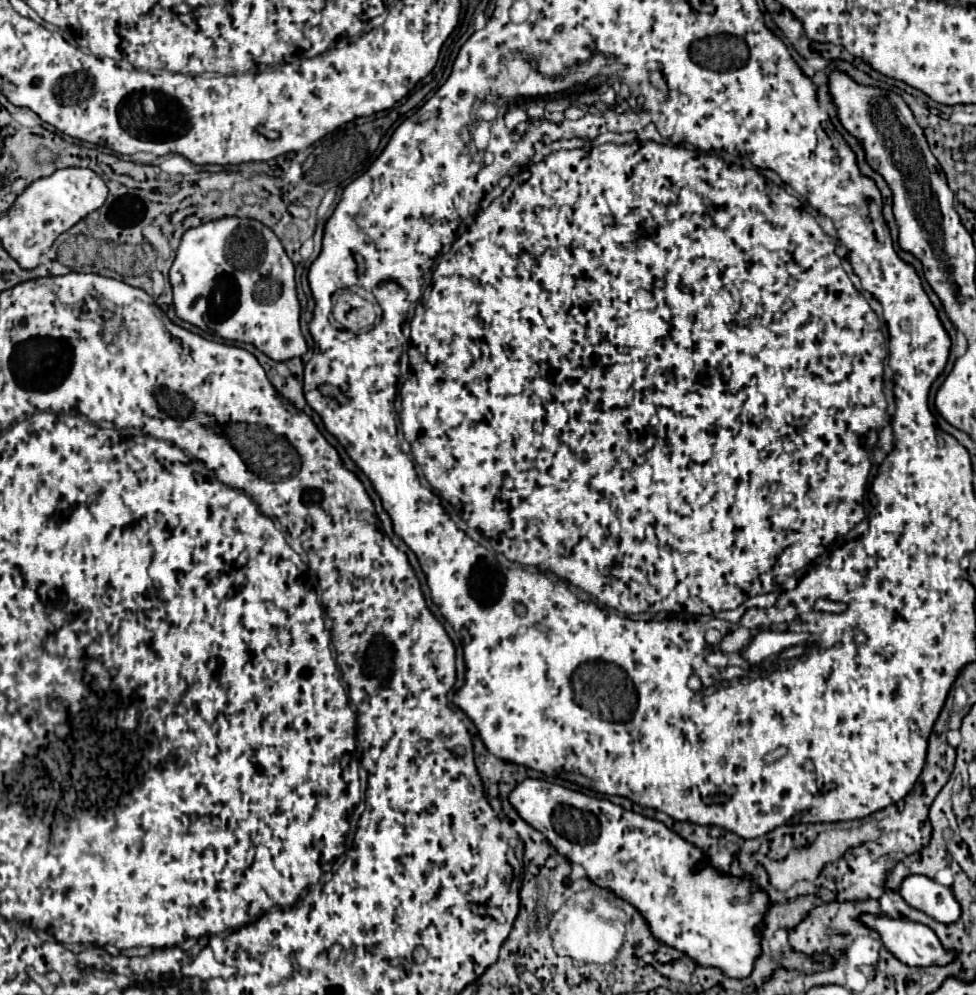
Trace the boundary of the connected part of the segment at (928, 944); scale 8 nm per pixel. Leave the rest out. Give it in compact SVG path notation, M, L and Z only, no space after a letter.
M860 914L858 918L866 928L870 930L876 930L880 934L880 940L884 944L884 948L894 956L898 958L900 962L908 964L908 966L930 966L930 964L946 964L952 960L954 954L950 952L944 952L938 936L924 924L918 924L918 922L912 922L912 920L906 920L906 918L888 918L888 916L876 916L876 914Z

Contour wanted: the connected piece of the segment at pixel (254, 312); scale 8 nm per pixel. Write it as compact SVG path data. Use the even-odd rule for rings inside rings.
M218 218L184 232L174 264L170 268L176 316L184 322L210 330L226 340L254 344L272 360L290 360L306 352L306 340L300 328L300 300L296 294L294 264L286 256L276 234L258 220Z

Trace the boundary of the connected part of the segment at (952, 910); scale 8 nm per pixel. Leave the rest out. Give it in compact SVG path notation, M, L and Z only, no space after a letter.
M908 876L900 886L900 896L908 906L928 914L930 918L952 924L960 918L960 904L950 888L934 882L928 876Z

